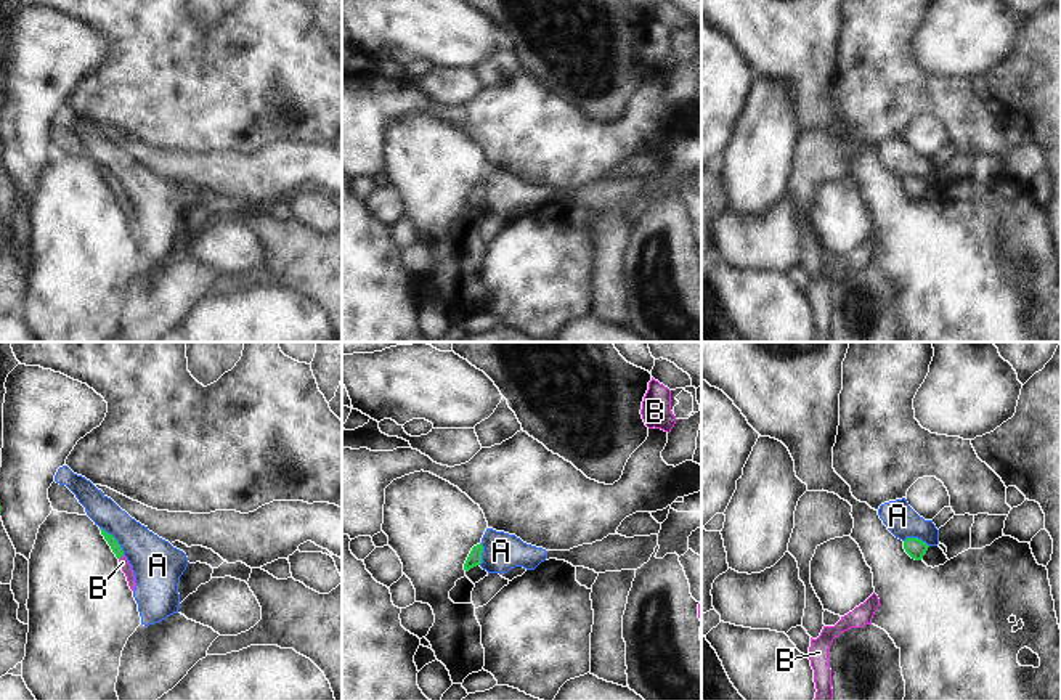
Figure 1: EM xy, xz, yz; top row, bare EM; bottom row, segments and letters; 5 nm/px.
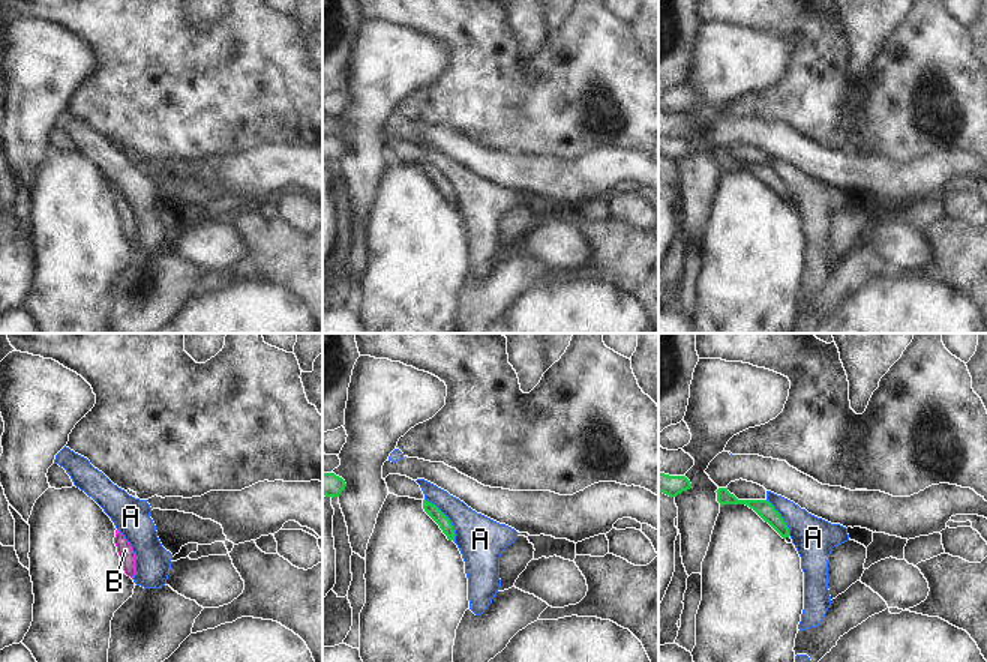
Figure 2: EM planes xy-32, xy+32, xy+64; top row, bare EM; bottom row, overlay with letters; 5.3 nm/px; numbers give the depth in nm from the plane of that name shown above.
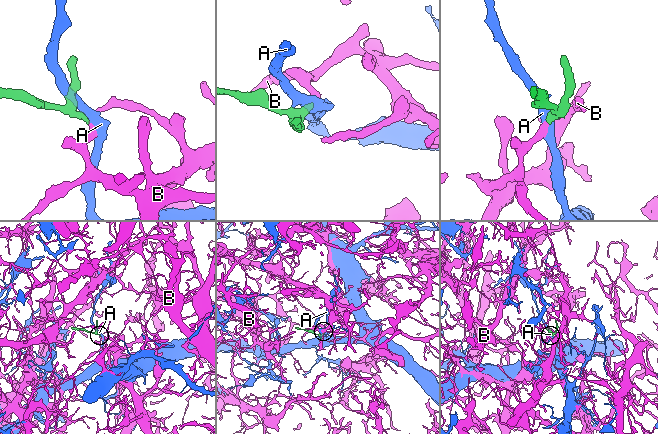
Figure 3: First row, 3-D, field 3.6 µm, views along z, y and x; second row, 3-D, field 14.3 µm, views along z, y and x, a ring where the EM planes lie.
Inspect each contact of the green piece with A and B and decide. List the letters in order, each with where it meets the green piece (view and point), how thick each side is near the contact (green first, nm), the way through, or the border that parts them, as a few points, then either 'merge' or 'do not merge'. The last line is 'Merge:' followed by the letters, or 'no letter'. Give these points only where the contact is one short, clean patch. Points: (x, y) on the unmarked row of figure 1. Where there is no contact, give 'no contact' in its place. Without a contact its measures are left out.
A: contact xy (116, 180); calibres 50 and 240 nm; border xy (100, 167), (116, 180), (124, 195); do not merge
B: contact xy (121, 196); calibres 50 and 50 nm; way xy (116, 188), (121, 196), (124, 204); merge
Merge: B

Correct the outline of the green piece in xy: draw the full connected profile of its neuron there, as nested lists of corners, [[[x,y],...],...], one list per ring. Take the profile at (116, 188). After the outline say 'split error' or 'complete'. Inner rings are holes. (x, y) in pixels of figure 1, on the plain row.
[[[103,169],[100,170],[104,180],[108,181],[108,185],[111,186],[112,193],[116,194],[116,197],[119,199],[119,207],[125,214],[130,230],[135,231],[135,226],[136,226],[135,215],[132,210],[132,206],[128,204],[127,197],[124,196],[120,185],[117,183],[117,180],[112,175],[106,173]]] | split error

